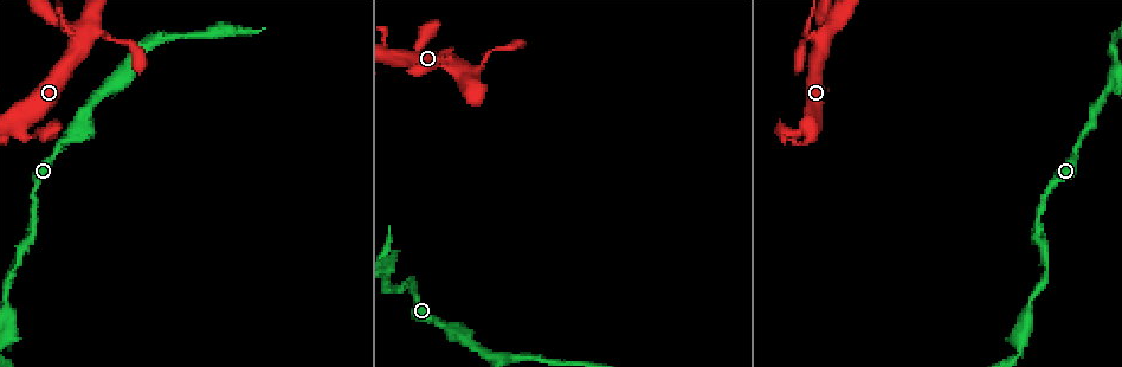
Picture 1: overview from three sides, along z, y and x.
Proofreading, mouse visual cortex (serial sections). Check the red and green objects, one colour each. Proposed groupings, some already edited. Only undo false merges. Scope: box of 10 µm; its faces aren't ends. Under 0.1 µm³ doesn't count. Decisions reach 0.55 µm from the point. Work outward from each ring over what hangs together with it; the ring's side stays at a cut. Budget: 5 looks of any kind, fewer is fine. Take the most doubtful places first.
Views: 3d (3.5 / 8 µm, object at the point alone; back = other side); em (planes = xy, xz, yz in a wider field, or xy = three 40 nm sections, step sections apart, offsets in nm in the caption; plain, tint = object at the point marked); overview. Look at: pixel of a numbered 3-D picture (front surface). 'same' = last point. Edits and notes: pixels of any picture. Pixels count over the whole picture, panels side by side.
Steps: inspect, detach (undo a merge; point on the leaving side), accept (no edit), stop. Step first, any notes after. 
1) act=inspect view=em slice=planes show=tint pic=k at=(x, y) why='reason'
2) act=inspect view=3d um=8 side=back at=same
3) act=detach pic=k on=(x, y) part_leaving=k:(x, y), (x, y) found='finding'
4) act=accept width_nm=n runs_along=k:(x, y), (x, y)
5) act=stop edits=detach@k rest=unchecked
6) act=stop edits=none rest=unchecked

act=inspect view=3d um=8 pic=1 at=(66, 137) why='narrows sharply'

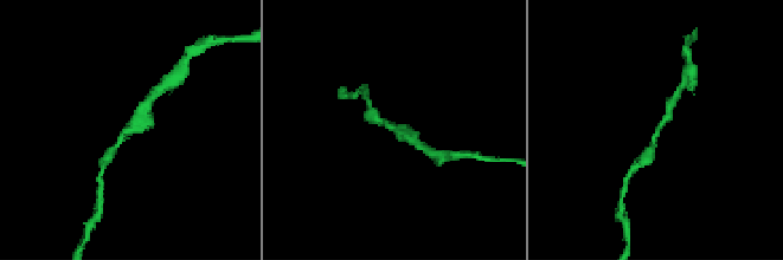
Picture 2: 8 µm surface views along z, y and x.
act=inspect view=3d um=3.5 side=back at=same why='closer look'

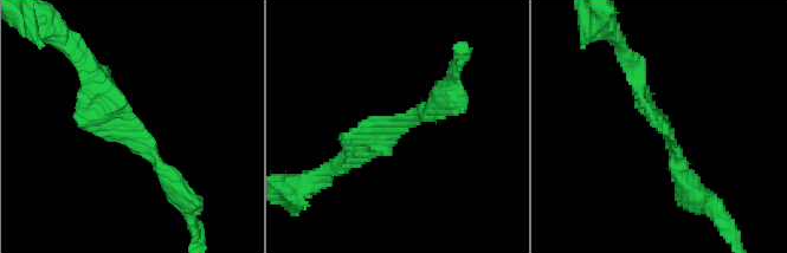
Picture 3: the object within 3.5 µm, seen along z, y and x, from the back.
act=inspect view=em slice=xy step=5 show=tint pic=3 at=(663, 127) why='now the EM'

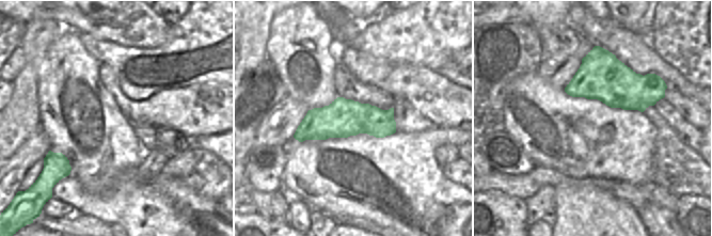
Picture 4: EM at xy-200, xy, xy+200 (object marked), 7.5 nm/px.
act=accept runs_along=3:(175, 190), (150, 143), (91, 70) found='all the same cell'

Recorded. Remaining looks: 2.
act=inspect view=em slice=xy step=1 show=tint pic=1 at=(459, 69) why='abrupt turn'

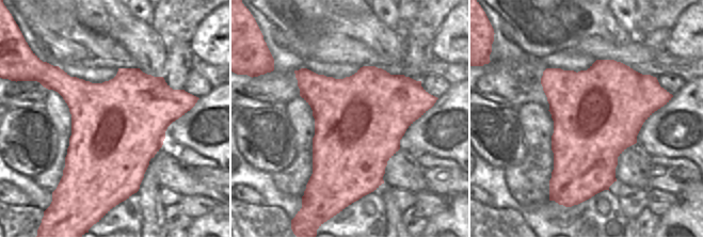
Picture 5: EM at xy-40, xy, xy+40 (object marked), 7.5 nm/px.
act=inspect view=3d um=3.5 at=same

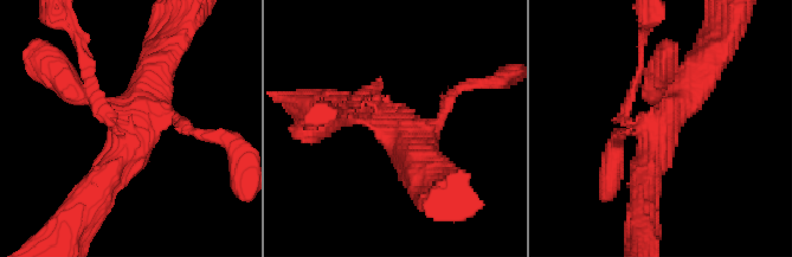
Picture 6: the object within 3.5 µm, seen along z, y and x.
act=accept runs_along=6:(91, 194), (146, 119), (153, 71) found='continuous, no second cell'

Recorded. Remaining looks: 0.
act=stop edits=none rest=unchecked

